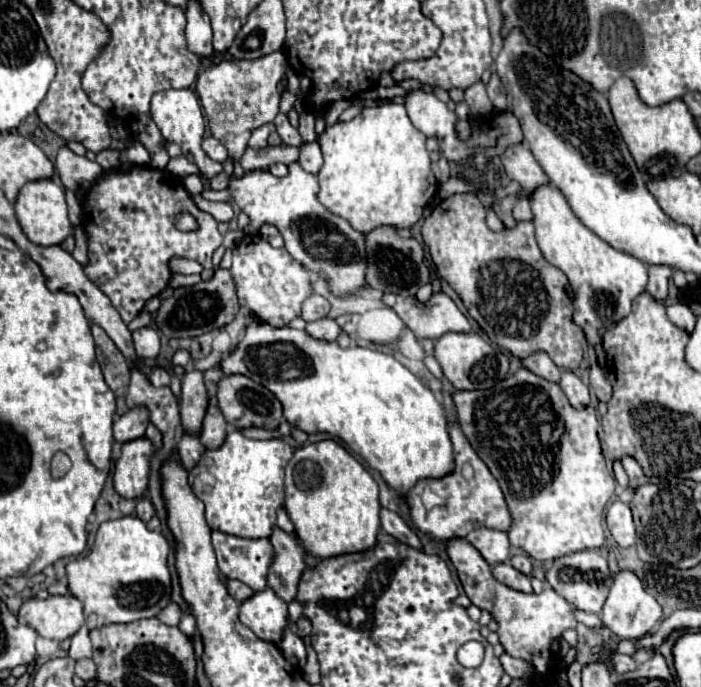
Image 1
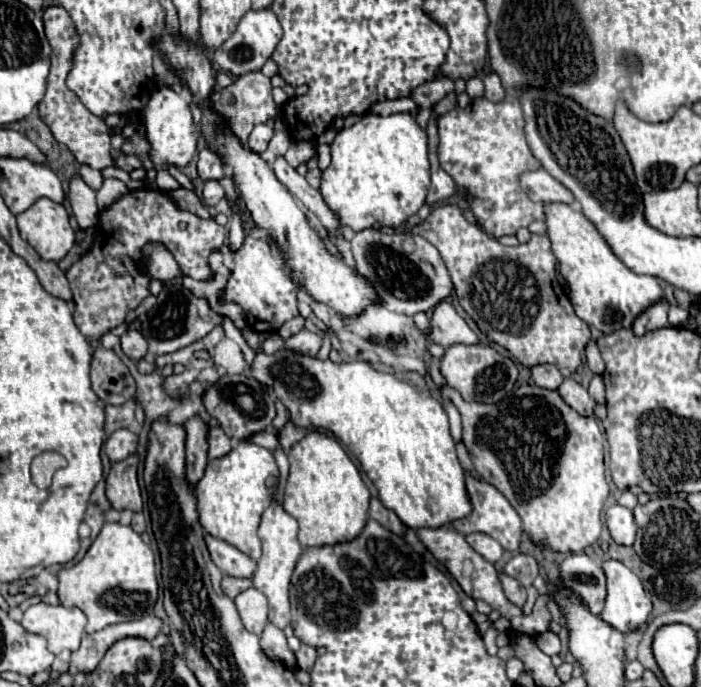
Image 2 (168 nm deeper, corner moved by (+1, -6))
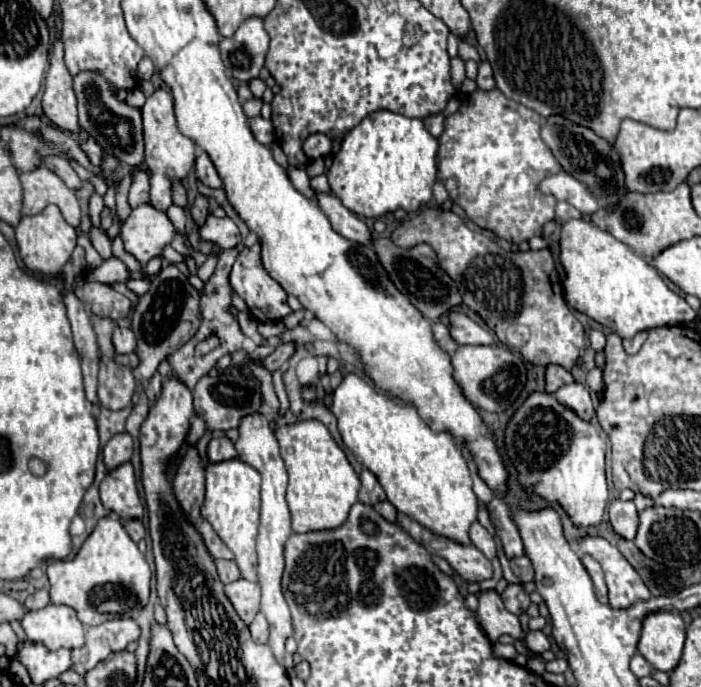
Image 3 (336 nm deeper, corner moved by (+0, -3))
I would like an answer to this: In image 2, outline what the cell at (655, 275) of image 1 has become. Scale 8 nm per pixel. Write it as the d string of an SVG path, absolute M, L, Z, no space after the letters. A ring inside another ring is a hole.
M663 298L659 302L655 302L653 306L645 308L637 320L633 322L633 330L637 336L645 334L645 332L651 332L651 330L657 330L657 328L663 328L663 326L669 326L667 322L667 310L669 310L669 302Z

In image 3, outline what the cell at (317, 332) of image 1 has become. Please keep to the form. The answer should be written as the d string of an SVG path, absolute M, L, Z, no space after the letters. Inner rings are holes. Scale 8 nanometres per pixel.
M282 343L282 345L278 345L278 347L274 349L274 353L270 353L270 355L262 361L262 367L268 369L270 373L274 373L276 369L280 369L280 367L290 359L290 355L294 353L294 349L296 349L294 343Z

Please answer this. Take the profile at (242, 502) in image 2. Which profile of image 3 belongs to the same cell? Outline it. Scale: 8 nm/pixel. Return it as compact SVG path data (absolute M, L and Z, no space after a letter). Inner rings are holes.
M228 459L222 463L210 463L206 467L206 499L202 505L202 517L210 521L214 531L226 543L226 547L234 553L234 561L240 567L240 573L248 581L258 581L256 577L256 535L258 535L258 521L260 521L260 473L242 463L240 459Z

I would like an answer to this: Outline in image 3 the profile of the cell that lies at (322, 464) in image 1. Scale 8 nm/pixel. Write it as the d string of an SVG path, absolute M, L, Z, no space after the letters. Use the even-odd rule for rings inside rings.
M304 419L288 425L274 423L272 427L288 471L286 501L292 515L292 531L308 533L340 527L346 521L350 507L358 501L360 489L360 479L344 451L330 437L326 425L318 423L318 419Z

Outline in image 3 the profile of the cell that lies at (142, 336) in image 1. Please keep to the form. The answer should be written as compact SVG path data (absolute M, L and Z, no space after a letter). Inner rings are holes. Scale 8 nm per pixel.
M116 327L112 333L112 343L114 343L116 353L132 353L136 349L136 337L134 337L132 329Z

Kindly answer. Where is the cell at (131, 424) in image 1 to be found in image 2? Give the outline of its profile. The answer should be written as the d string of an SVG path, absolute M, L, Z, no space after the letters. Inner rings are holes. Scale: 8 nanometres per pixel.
M121 428L121 430L115 430L107 442L105 442L105 452L109 456L111 462L119 462L123 458L127 458L129 454L133 454L137 450L137 442L139 442L139 436L127 428Z

